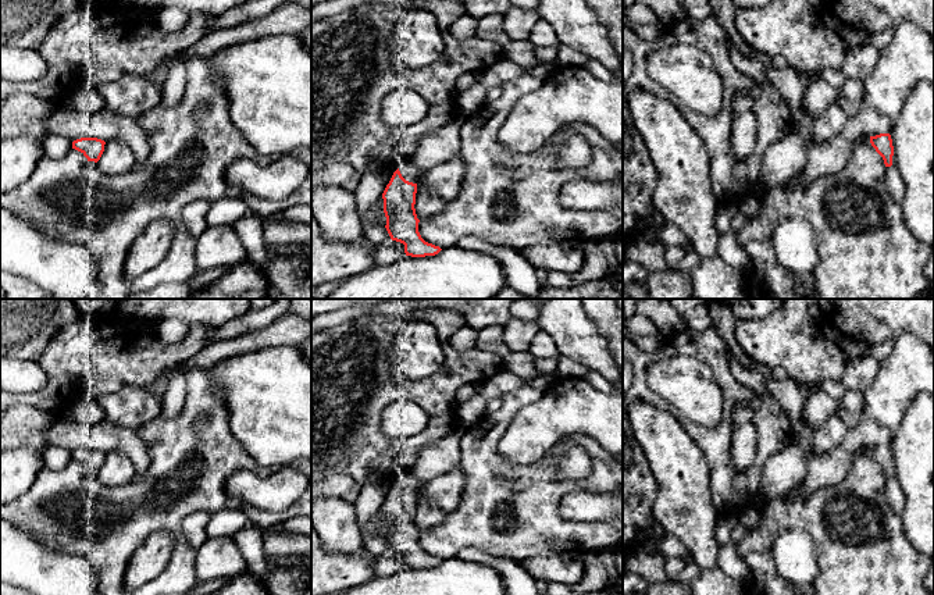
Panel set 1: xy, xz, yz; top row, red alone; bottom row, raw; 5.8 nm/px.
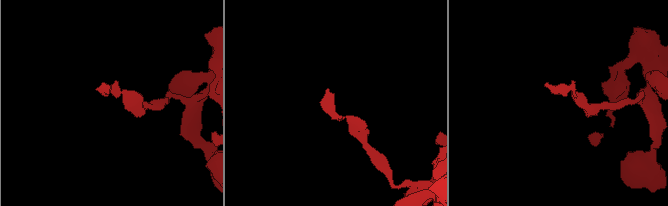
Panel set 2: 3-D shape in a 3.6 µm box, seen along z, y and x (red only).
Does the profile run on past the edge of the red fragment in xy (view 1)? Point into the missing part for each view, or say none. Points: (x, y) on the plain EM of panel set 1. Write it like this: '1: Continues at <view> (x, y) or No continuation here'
1: No continuation here

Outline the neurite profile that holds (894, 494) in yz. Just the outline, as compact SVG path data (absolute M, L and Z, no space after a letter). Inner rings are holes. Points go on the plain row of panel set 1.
M892 475L891 478L887 478L884 482L884 492L894 512L901 516L903 512L905 499L896 477Z

